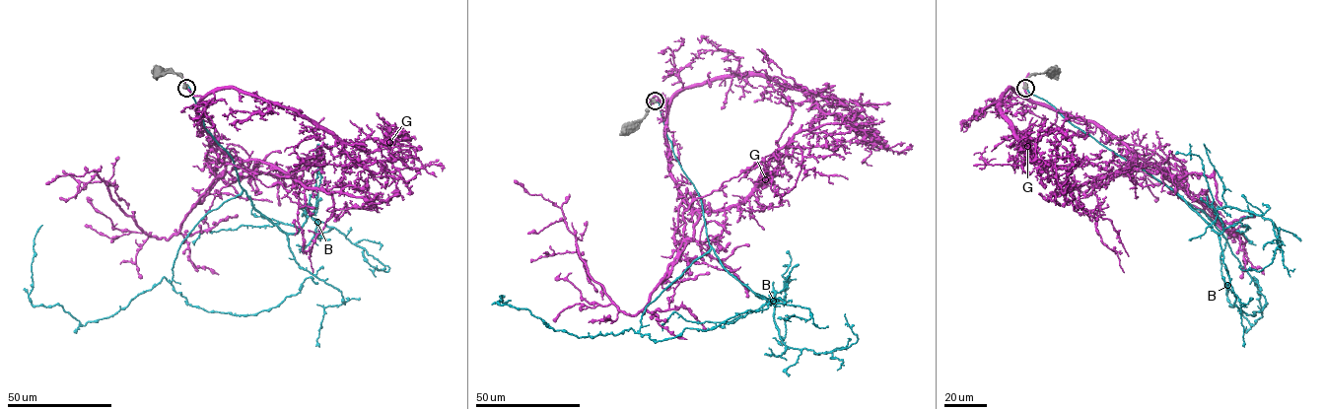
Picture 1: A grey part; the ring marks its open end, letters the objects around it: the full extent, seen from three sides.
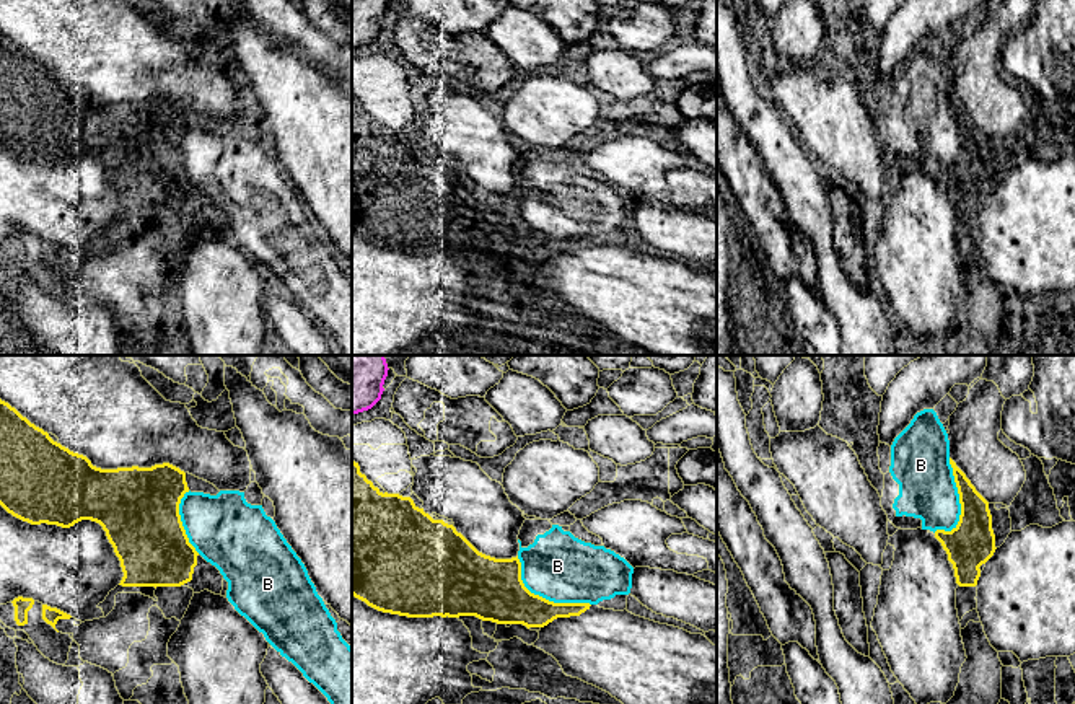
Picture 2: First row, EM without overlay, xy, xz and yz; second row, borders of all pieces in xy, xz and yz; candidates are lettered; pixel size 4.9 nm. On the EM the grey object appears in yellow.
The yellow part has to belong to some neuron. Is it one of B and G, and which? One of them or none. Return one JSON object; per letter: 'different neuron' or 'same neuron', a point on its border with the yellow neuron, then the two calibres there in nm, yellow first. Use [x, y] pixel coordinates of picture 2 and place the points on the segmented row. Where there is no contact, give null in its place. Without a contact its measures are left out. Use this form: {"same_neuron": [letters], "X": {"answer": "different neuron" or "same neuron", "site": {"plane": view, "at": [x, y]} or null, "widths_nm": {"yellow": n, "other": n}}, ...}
{"same_neuron": [], "B": {"answer": "different neuron", "site": {"plane": "xz", "at": [541, 597]}, "widths_nm": {"yellow": 300, "other": 340}}, "G": {"answer": "different neuron", "site": null}}

